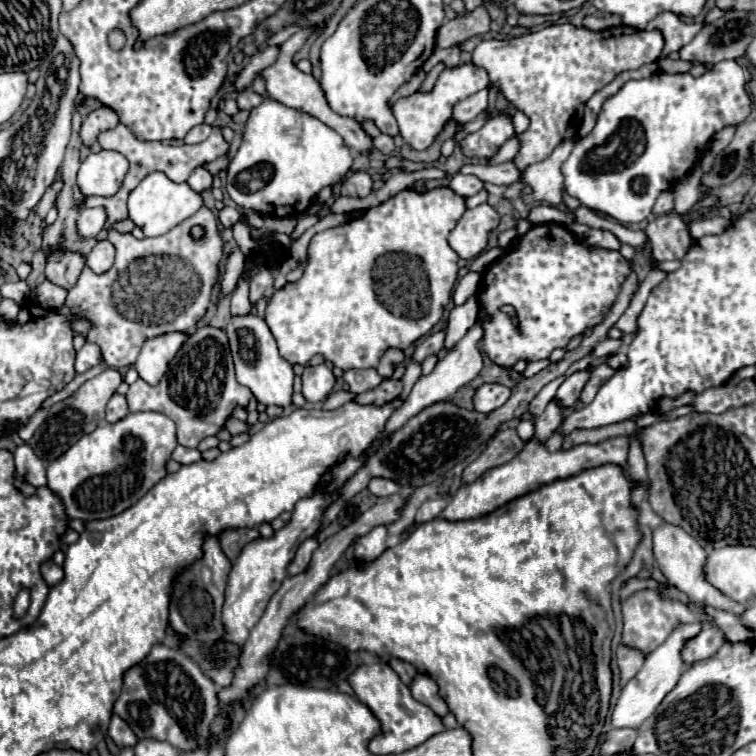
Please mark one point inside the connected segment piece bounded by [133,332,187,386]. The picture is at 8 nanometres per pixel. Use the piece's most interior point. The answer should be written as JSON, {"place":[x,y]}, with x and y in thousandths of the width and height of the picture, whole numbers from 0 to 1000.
{"place":[204,472]}

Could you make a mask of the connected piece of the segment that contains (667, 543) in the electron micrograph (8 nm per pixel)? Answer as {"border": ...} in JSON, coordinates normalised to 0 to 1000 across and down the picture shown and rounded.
{"border":[[[880,693],[880,696],[872,696],[864,701],[864,730],[866,730],[866,741],[874,751],[874,757],[880,759],[882,770],[896,775],[898,780],[903,780],[919,799],[943,802],[948,807],[970,810],[972,815],[980,815],[988,807],[985,799],[978,799],[978,796],[967,794],[964,788],[956,788],[956,783],[951,783],[951,778],[946,778],[935,767],[935,757],[933,757],[935,730],[922,720],[922,714],[909,709],[909,704],[903,704],[898,696]]]}

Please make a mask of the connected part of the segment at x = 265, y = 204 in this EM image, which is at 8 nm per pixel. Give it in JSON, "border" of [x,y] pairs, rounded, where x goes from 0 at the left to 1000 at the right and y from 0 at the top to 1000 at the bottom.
{"border":[[[351,130],[345,140],[332,146],[321,175],[321,188],[300,222],[300,254],[311,270],[337,278],[345,286],[393,288],[411,272],[422,251],[443,243],[443,238],[454,238],[454,233],[464,225],[464,217],[467,217],[464,198],[443,172],[433,169],[427,161],[409,151],[401,151],[358,130]]]}

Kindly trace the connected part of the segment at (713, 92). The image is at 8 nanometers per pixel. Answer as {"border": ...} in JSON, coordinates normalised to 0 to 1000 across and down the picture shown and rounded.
{"border":[[[954,79],[954,82],[946,85],[940,93],[933,93],[933,98],[925,101],[925,103],[919,103],[919,101],[914,101],[914,98],[880,98],[880,95],[866,95],[866,101],[858,101],[858,103],[853,103],[853,106],[832,106],[824,116],[819,116],[816,124],[811,124],[811,127],[806,127],[806,130],[800,132],[800,138],[798,138],[798,143],[795,143],[795,148],[792,148],[792,153],[790,153],[787,169],[784,169],[774,183],[766,183],[766,185],[761,188],[761,193],[758,193],[758,198],[755,198],[755,204],[753,204],[753,209],[745,214],[742,228],[745,228],[745,233],[747,233],[747,249],[750,249],[753,259],[763,262],[771,272],[776,272],[776,275],[782,275],[782,278],[790,278],[790,280],[798,280],[798,283],[803,283],[803,286],[811,286],[811,288],[819,291],[821,296],[837,296],[837,294],[848,294],[848,291],[858,288],[858,286],[861,286],[861,275],[864,275],[869,259],[872,259],[877,251],[893,249],[893,246],[898,243],[898,238],[906,235],[906,233],[922,220],[922,214],[927,212],[927,204],[930,204],[935,188],[938,188],[948,175],[954,175],[956,169],[962,169],[962,167],[978,167],[978,164],[983,164],[983,159],[988,159],[988,153],[993,151],[993,124],[988,122],[985,114],[988,114],[991,108],[993,108],[993,95],[991,95],[985,87],[975,85],[972,79]]]}

